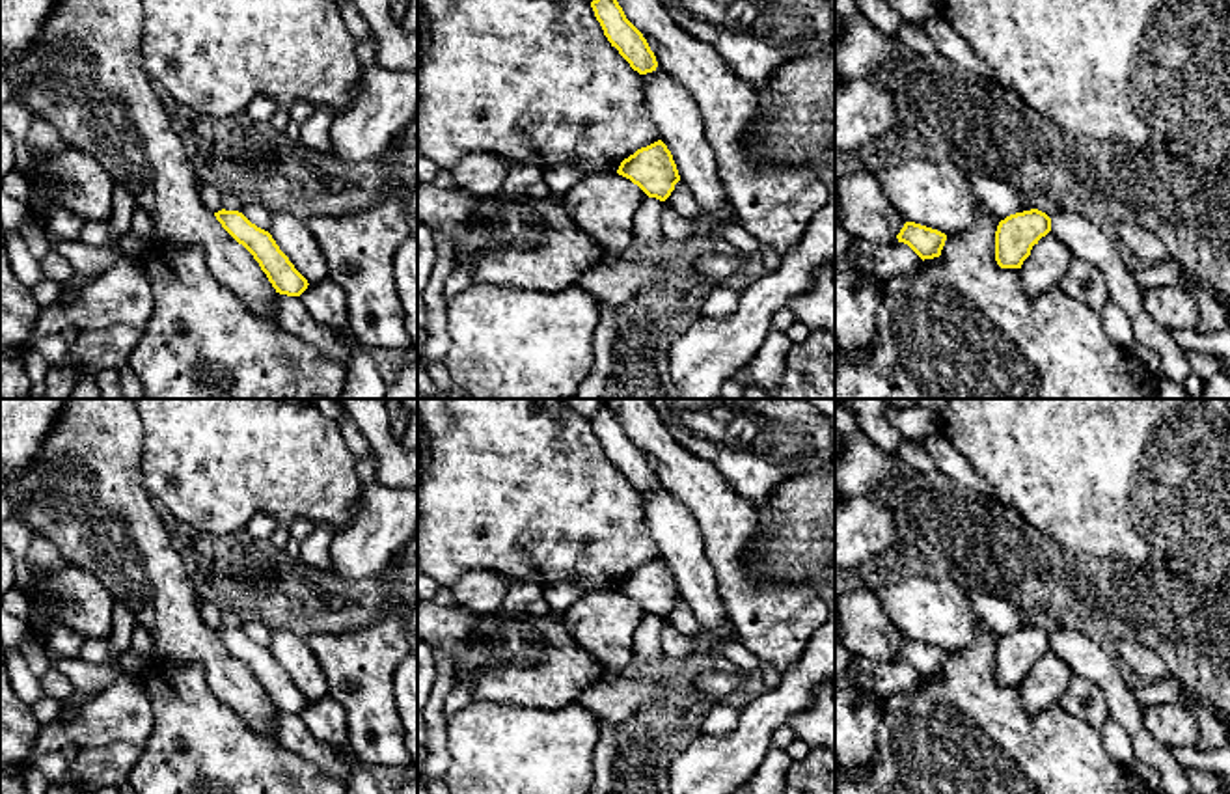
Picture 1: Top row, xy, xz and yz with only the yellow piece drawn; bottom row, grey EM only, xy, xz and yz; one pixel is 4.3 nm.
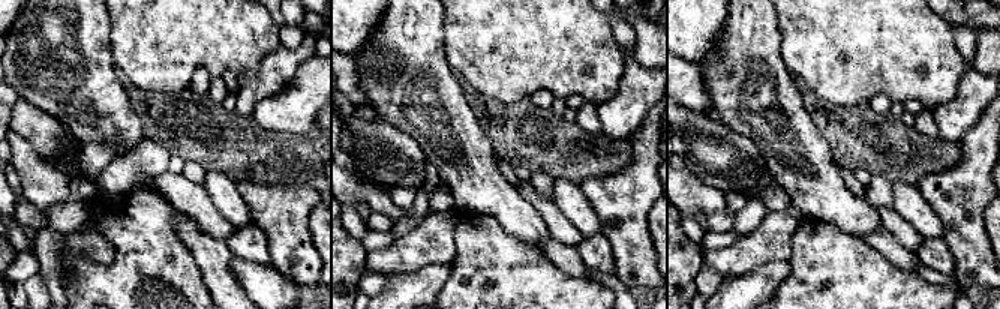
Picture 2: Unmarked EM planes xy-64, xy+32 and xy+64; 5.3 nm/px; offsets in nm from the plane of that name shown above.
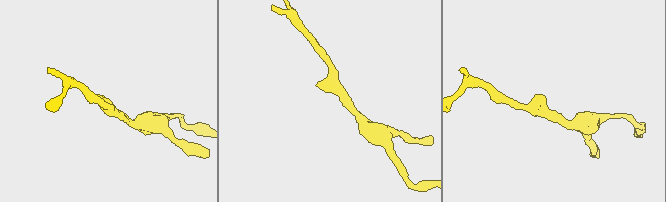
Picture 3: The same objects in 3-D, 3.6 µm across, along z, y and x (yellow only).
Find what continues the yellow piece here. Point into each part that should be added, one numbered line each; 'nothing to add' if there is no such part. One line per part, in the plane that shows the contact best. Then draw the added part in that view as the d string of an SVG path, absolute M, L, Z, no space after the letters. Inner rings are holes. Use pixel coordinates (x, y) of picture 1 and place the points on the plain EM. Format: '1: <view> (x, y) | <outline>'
nothing to add

